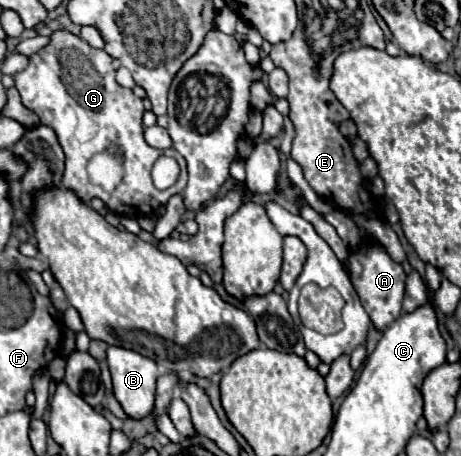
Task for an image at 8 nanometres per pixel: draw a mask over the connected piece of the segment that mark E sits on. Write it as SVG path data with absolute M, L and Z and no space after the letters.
M303 22L293 32L293 38L281 44L275 44L271 50L273 64L283 68L289 76L289 96L287 102L291 106L289 118L295 128L291 158L301 166L305 180L309 186L331 204L347 212L363 212L373 218L381 218L379 208L373 208L373 200L363 186L363 176L359 172L359 164L351 152L349 142L339 132L339 122L347 120L347 110L339 104L335 94L329 90L329 76L333 68L333 60L343 52L343 48L335 48L331 54L315 56L311 46L305 40Z

